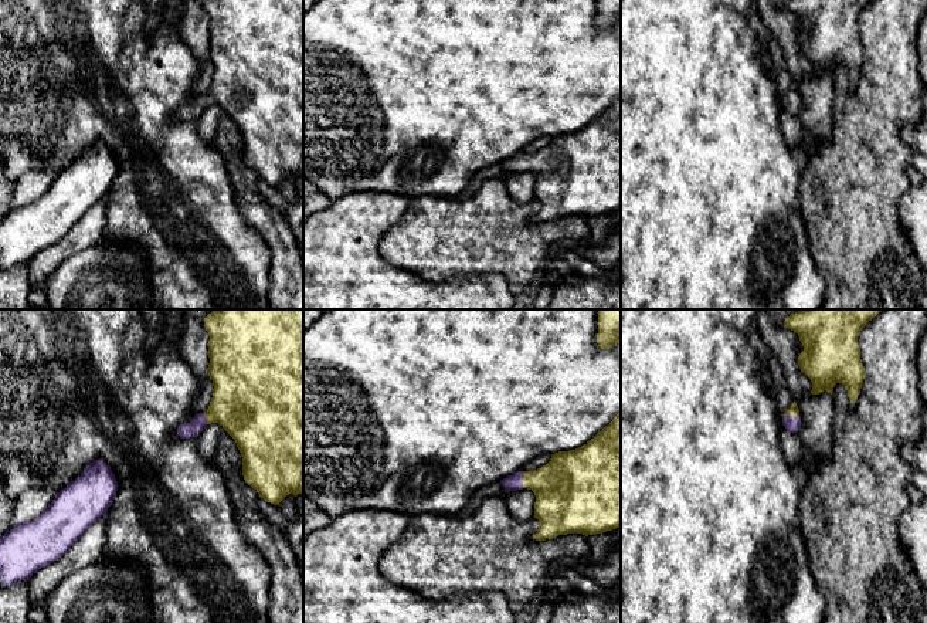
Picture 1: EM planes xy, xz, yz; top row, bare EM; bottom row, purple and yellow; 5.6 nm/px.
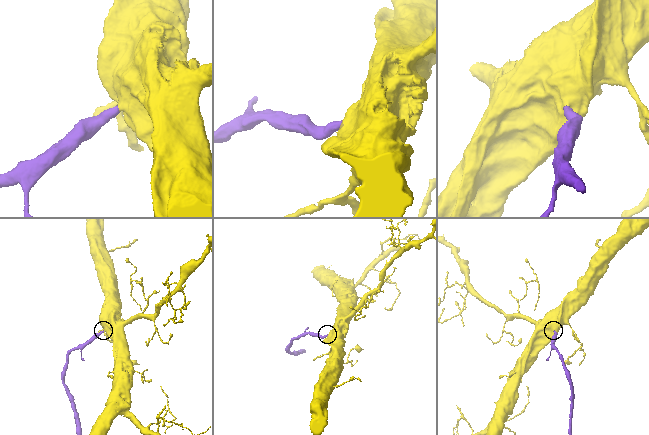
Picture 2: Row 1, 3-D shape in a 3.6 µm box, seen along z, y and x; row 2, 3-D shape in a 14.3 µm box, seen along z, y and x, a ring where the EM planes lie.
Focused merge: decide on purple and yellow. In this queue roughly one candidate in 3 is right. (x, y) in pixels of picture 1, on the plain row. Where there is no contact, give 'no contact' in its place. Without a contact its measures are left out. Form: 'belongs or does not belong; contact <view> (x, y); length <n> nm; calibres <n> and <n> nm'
belongs; contact xz (522, 162); length 100 nm; calibres 90 and 340 nm

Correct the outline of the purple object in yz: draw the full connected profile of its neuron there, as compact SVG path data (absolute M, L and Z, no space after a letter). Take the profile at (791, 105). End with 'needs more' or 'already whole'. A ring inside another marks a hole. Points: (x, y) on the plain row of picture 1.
M794 84L794 87L781 98L782 98L782 108L787 112L797 116L797 114L799 112L799 106L801 106L799 91L797 85Z; needs more

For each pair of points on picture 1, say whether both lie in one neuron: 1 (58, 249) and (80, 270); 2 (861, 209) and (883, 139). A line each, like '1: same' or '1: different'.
1: different
2: same

